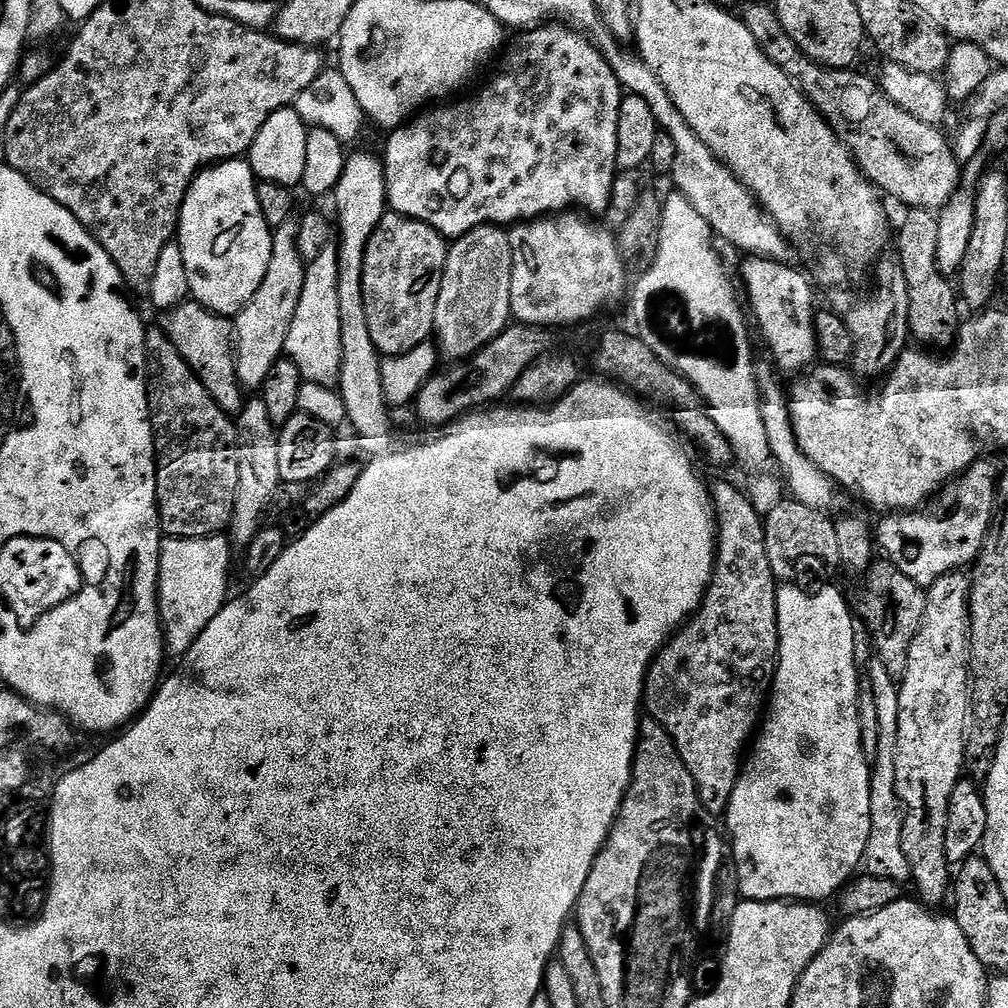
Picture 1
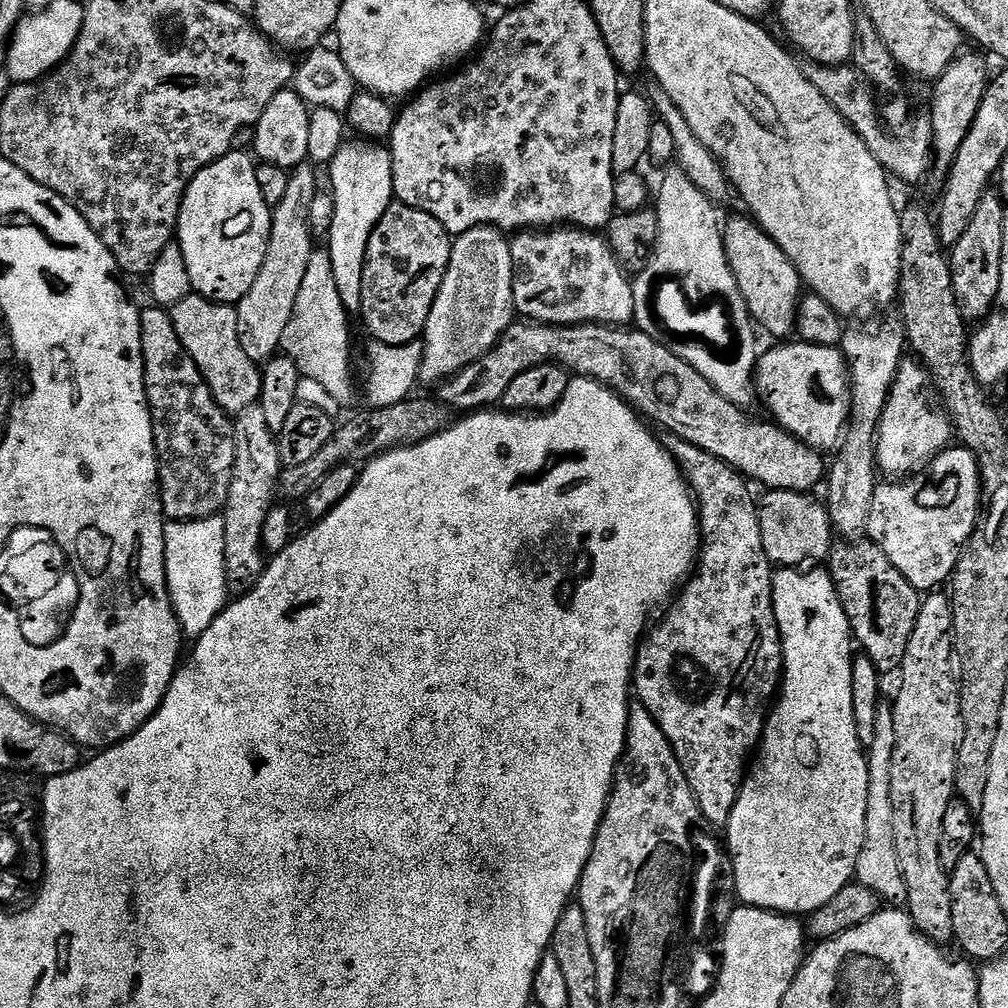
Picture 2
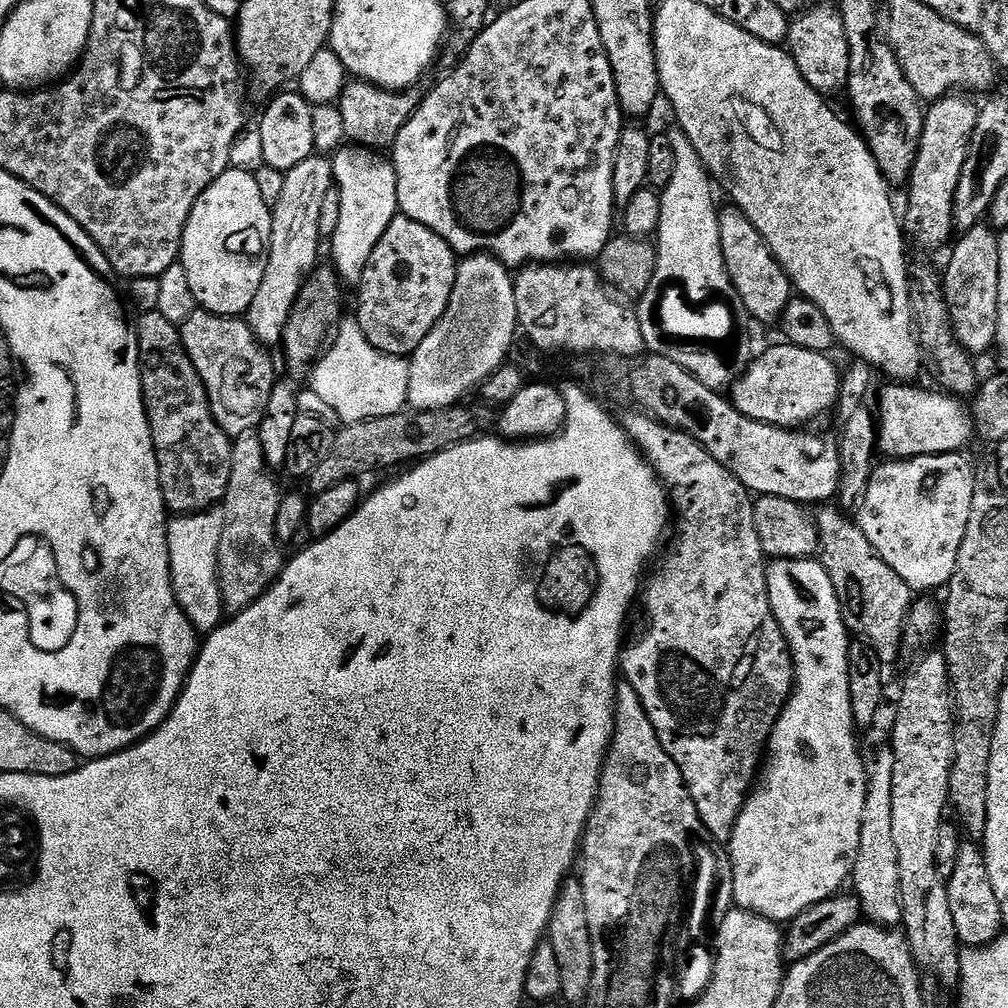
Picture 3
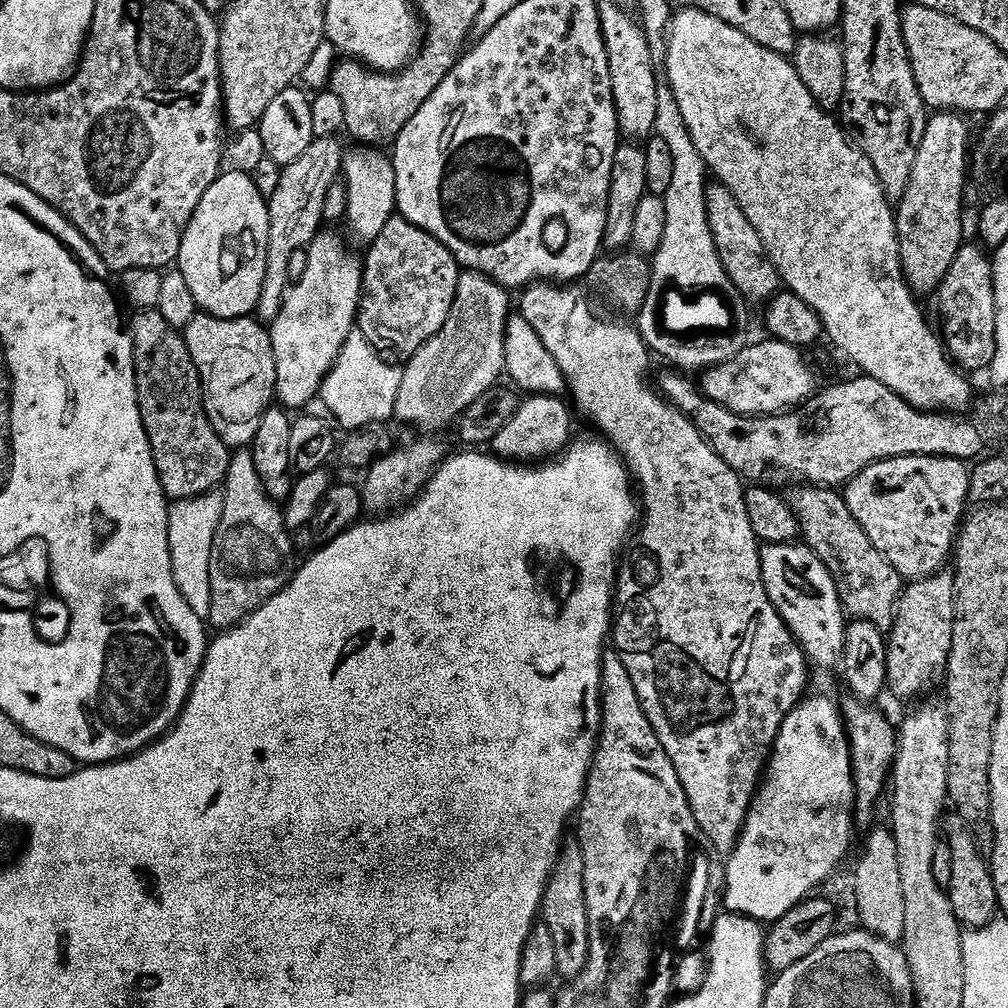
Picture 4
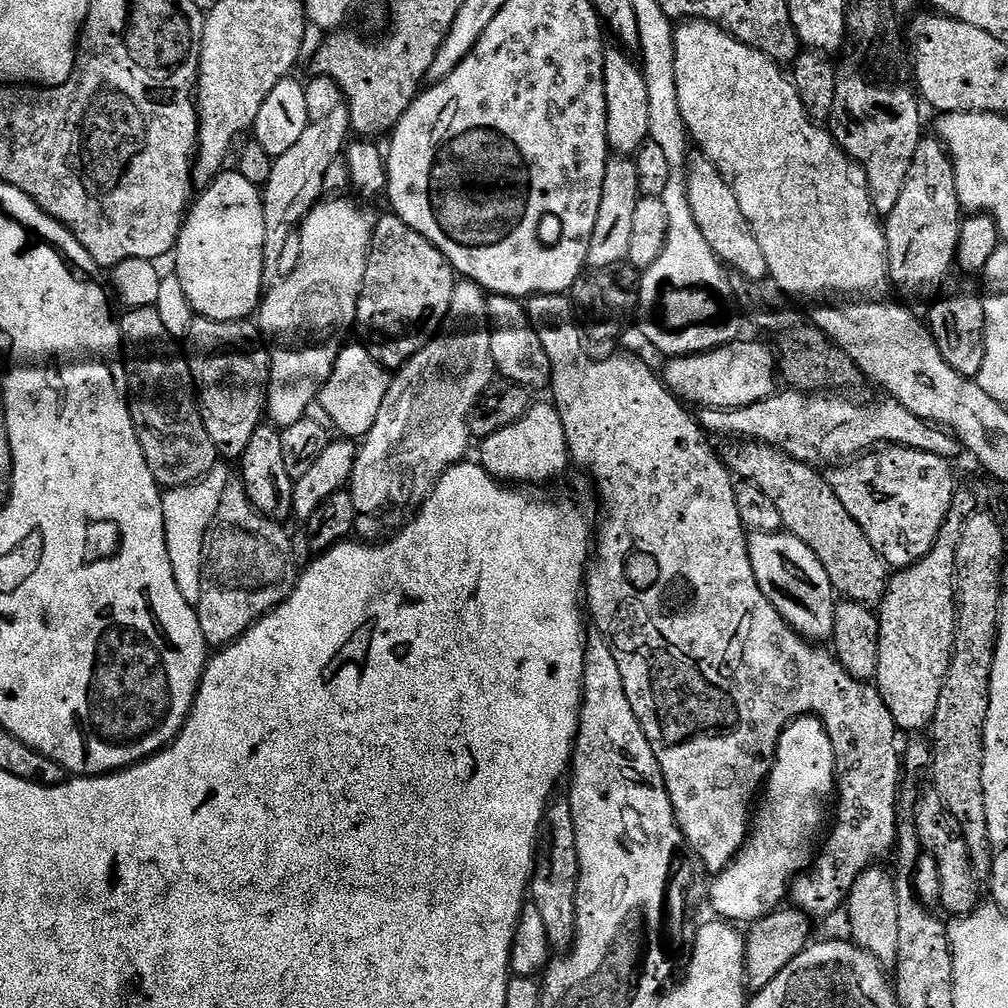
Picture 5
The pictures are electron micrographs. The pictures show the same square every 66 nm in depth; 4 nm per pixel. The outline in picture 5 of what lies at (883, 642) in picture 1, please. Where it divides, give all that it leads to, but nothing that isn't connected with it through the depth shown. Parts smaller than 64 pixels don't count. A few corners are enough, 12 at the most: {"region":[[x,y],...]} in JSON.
{"region":[[767,442],[722,459],[758,485],[841,597],[879,605],[890,565],[813,465]]}

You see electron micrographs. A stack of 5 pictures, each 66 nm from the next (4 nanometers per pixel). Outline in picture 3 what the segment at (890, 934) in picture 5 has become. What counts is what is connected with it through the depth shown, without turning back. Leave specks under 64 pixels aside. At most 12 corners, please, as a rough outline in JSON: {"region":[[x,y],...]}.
{"region":[[894,758],[868,768],[862,838],[850,877],[871,923],[903,921],[890,821]]}

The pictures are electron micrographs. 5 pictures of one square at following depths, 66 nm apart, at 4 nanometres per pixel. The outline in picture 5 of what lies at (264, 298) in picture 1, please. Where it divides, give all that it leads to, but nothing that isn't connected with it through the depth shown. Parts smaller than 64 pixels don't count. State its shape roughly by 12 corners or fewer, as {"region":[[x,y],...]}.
{"region":[[350,112],[311,121],[262,188],[265,249],[284,248],[325,195]]}

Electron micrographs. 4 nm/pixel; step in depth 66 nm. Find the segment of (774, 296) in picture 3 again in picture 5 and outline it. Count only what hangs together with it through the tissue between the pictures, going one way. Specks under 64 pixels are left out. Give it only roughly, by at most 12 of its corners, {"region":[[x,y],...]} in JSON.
{"region":[[700,154],[687,167],[702,234],[729,269],[768,276],[731,184]]}

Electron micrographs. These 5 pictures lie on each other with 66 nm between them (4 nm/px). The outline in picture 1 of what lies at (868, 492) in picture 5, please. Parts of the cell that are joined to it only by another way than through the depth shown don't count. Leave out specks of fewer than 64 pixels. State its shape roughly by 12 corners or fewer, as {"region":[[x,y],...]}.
{"region":[[977,458],[945,516],[896,510],[874,532],[925,590],[975,565],[994,524],[998,471]]}

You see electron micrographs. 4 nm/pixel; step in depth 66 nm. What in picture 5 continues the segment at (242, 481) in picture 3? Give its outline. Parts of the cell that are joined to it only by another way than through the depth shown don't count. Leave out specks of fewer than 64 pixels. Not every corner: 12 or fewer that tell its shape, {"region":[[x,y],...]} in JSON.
{"region":[[228,483],[195,605],[206,642],[239,640],[296,589],[283,523]]}

